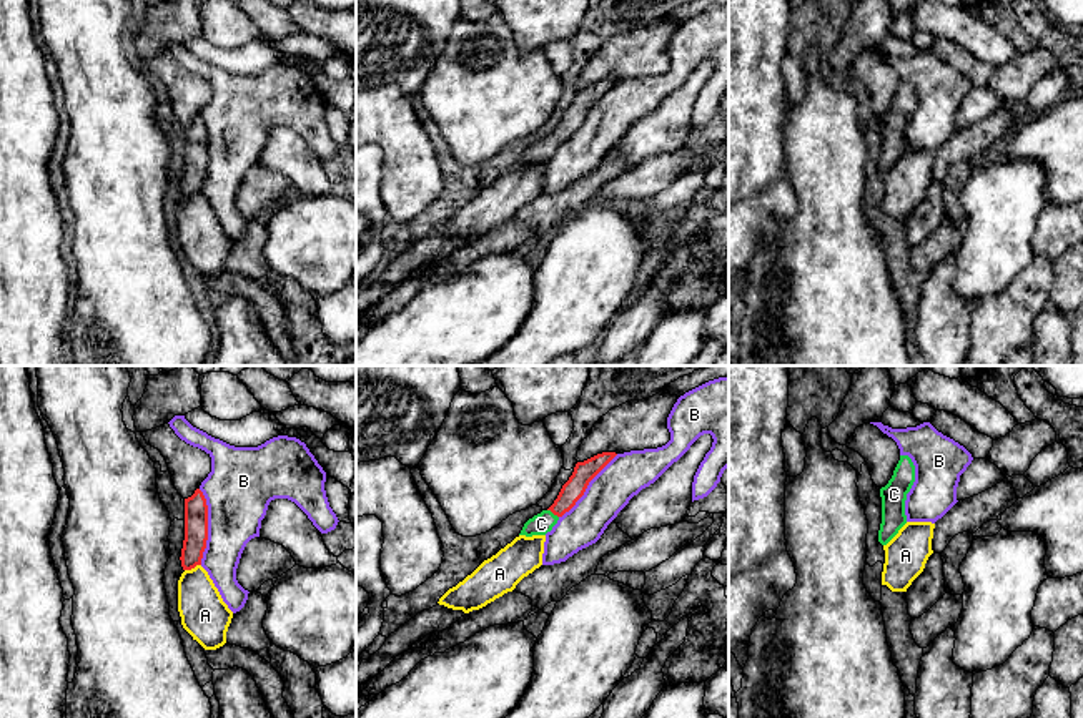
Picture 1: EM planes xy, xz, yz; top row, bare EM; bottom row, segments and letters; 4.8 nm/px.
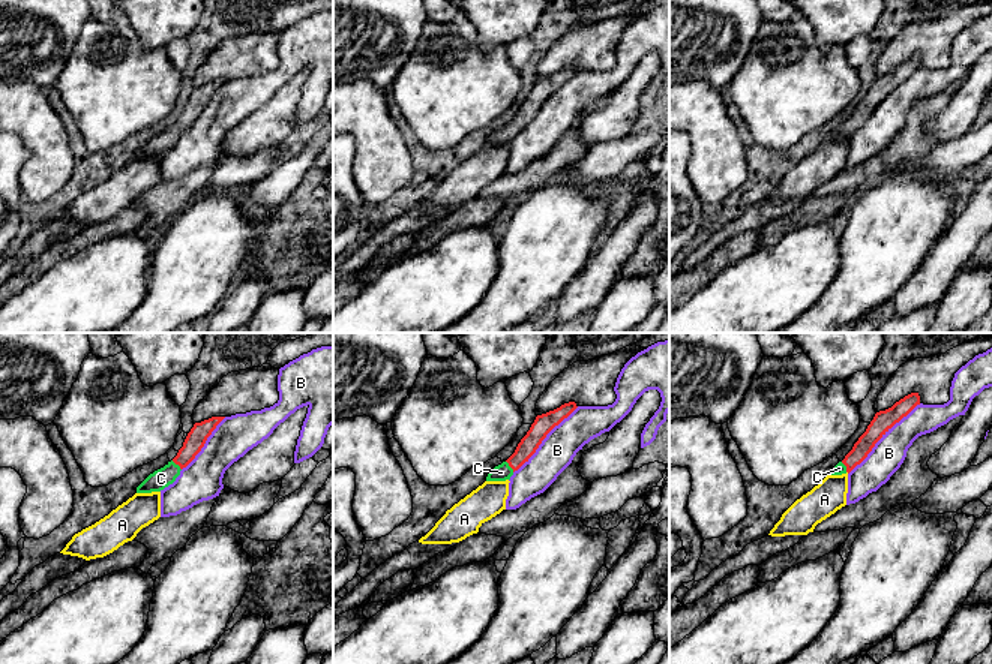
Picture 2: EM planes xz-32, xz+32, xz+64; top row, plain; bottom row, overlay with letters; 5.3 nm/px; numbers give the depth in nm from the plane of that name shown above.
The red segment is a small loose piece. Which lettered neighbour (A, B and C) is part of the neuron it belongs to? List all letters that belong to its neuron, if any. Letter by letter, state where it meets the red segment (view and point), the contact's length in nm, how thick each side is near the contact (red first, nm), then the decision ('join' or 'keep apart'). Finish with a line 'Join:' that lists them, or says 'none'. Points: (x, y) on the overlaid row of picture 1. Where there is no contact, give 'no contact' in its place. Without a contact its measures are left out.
A: xy (192, 567) | 90 nm | 110/220 nm | keep apart
B: xy (207, 527) | 360 nm | 110/320 nm | keep apart
C: xz (553, 512) | 70 nm | 100/100 nm | join
Join: C

